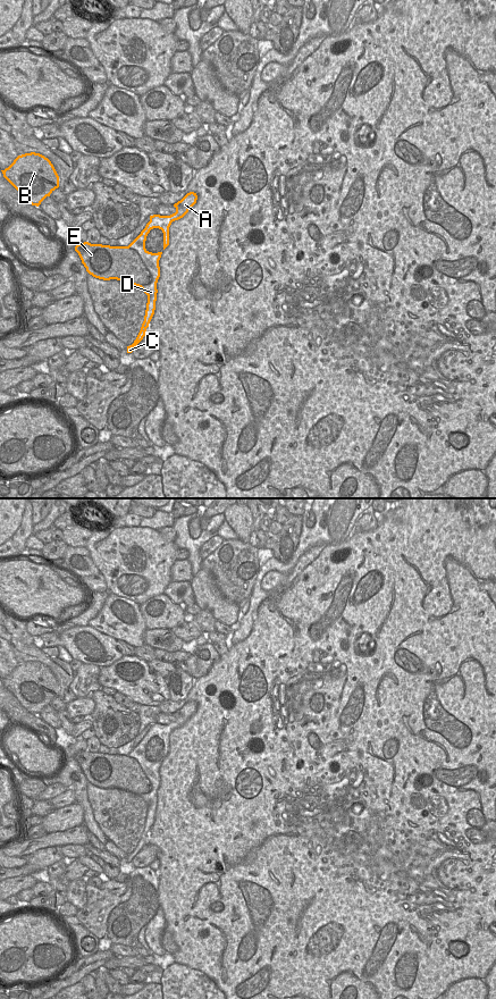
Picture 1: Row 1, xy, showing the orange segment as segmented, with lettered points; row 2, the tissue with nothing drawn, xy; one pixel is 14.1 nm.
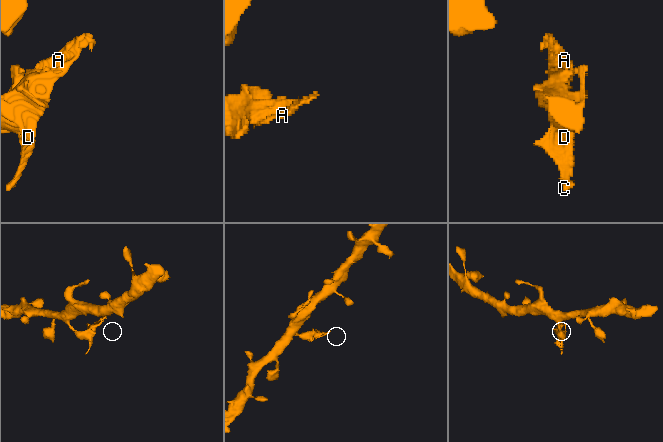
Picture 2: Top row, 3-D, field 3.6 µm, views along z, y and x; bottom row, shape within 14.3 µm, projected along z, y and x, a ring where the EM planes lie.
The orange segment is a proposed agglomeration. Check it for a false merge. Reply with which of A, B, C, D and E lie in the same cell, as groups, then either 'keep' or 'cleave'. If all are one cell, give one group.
A C D / B E; cleave

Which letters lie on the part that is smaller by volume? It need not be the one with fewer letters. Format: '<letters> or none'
A, C, D

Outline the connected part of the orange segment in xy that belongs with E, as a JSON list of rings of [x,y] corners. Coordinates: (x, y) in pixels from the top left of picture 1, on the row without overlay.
[[[79,752],[75,755],[86,780],[95,787],[117,788],[135,795],[148,794],[152,787],[140,763],[128,755]]]

